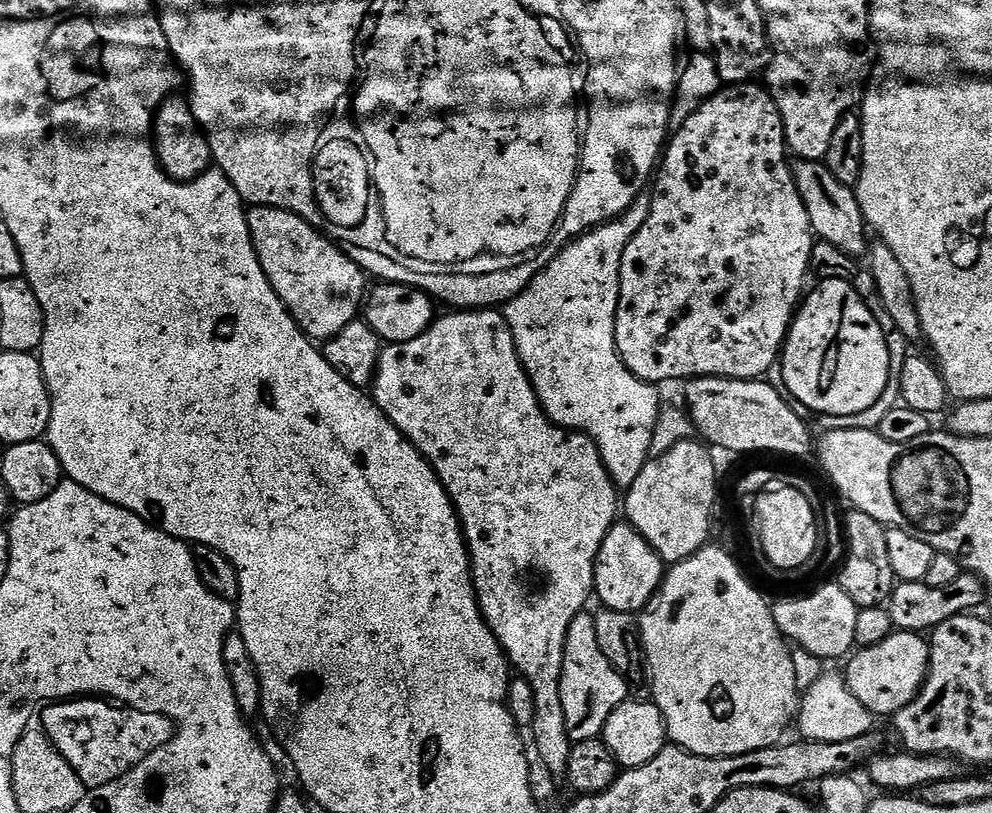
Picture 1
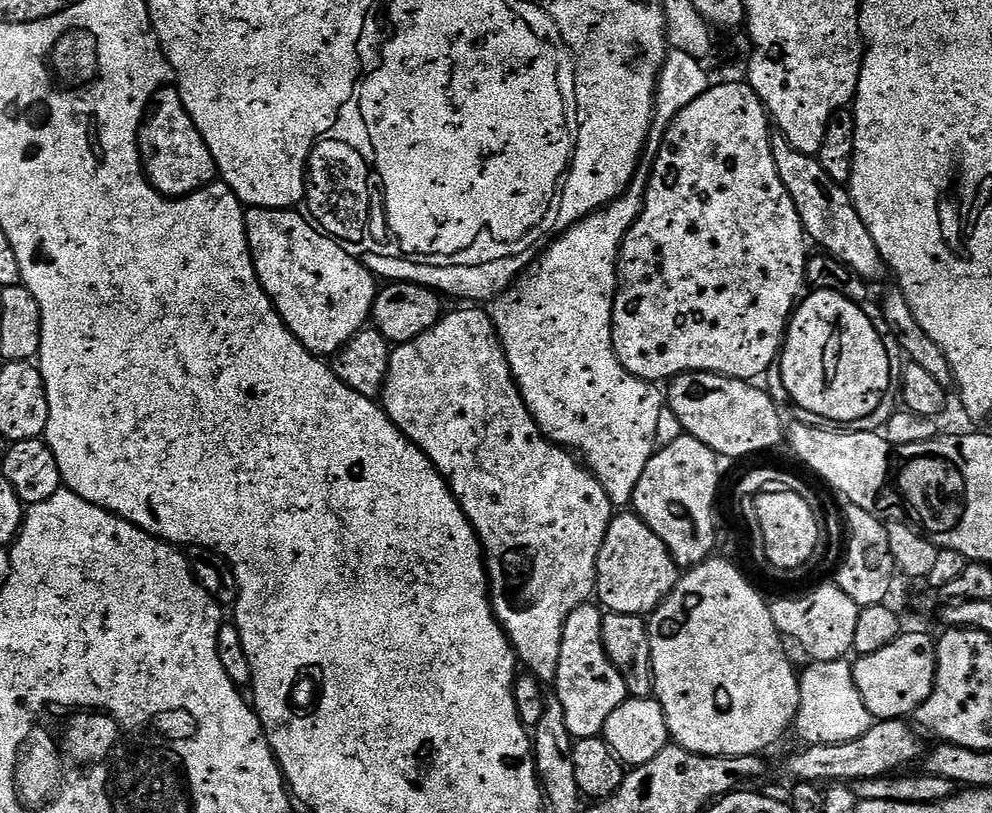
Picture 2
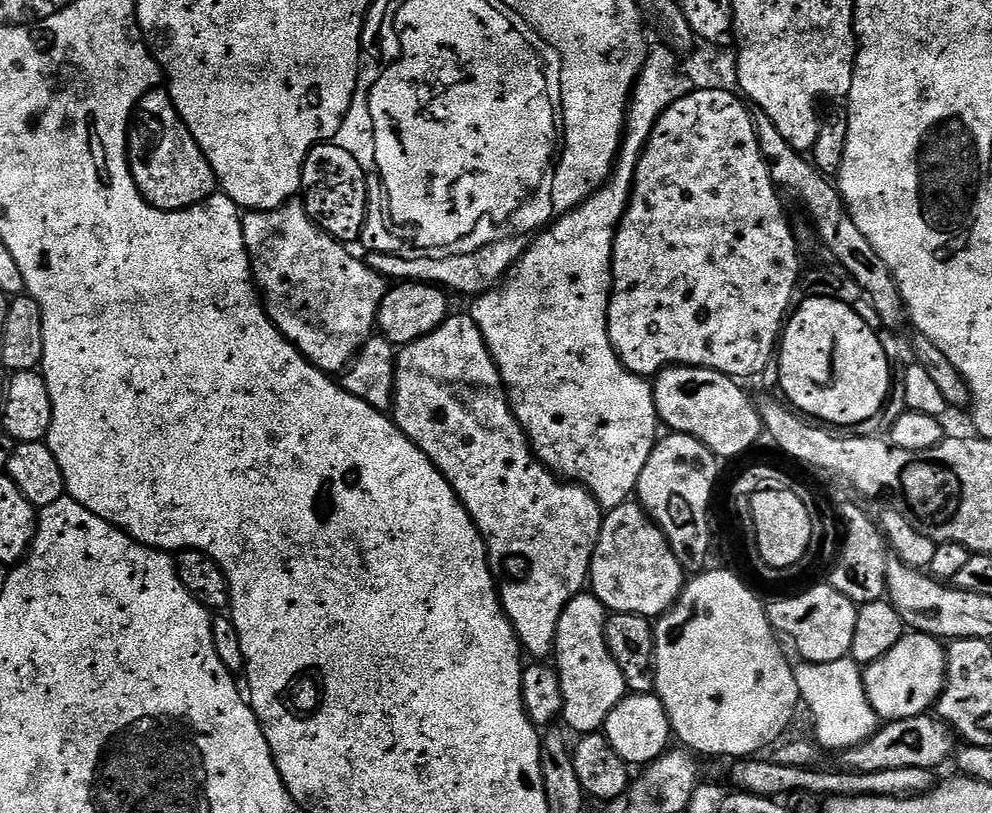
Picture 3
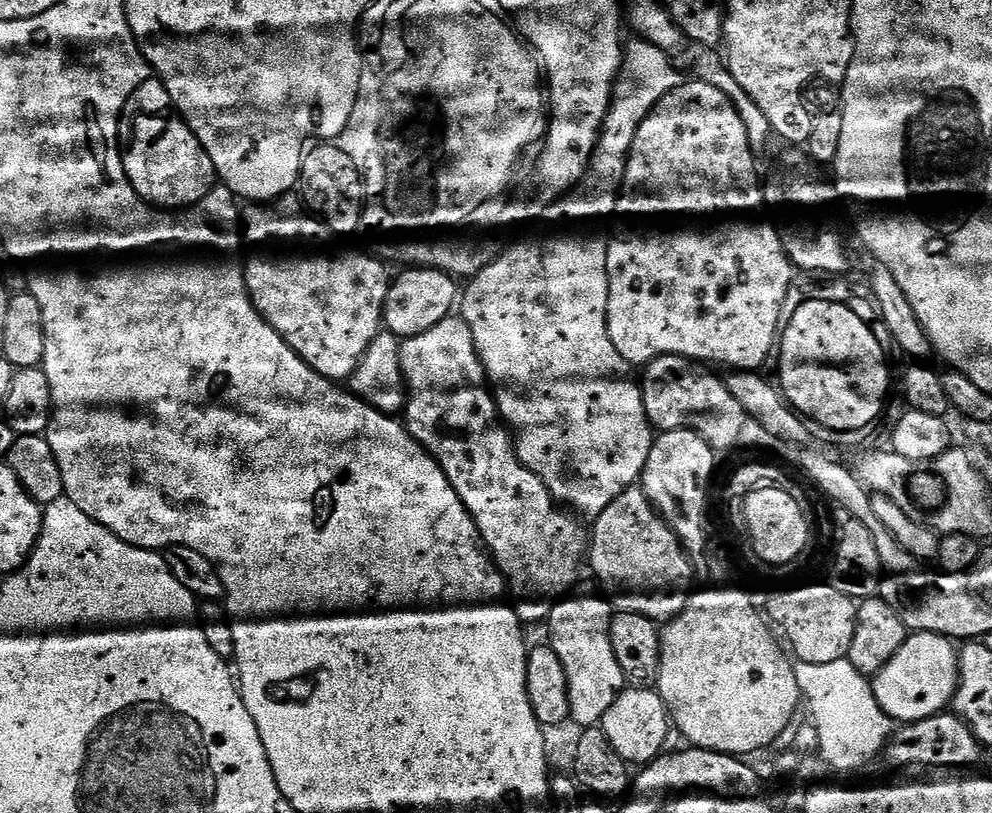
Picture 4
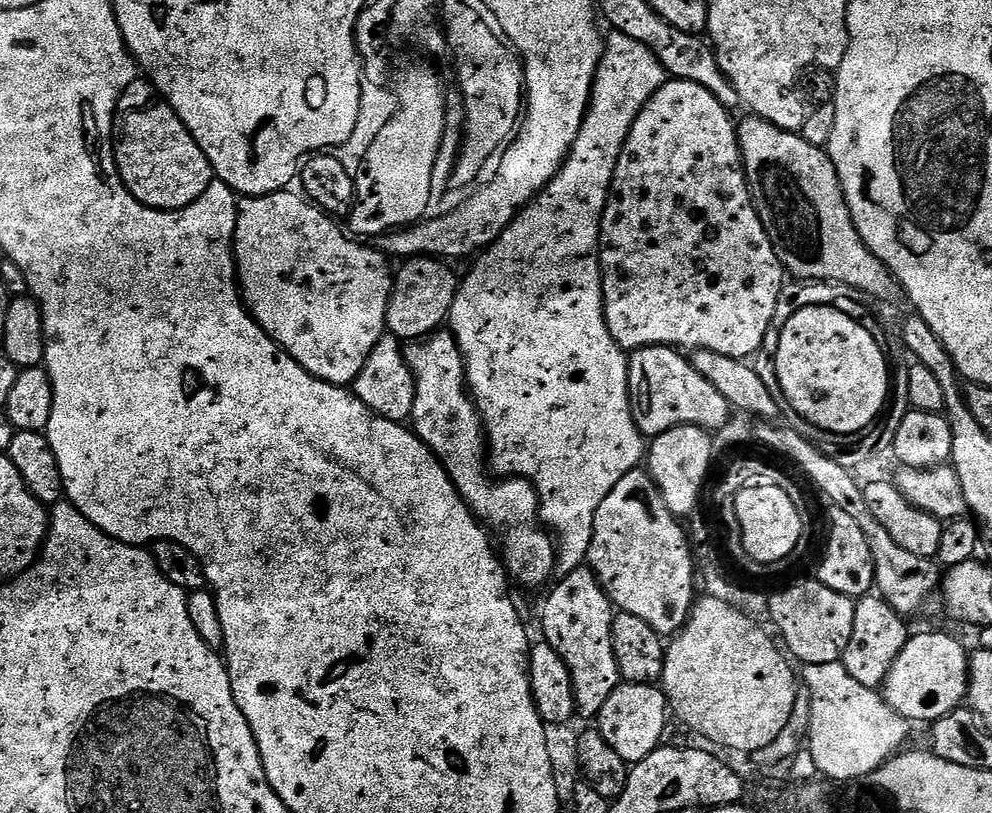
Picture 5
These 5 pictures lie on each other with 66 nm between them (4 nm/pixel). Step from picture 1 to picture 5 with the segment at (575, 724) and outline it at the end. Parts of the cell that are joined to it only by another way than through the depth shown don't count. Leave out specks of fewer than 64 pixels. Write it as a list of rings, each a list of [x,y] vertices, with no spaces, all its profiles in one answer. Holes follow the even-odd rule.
[[[581,566],[563,577],[564,581],[553,590],[544,604],[544,636],[543,639],[554,650],[558,650],[560,657],[568,664],[572,674],[574,690],[576,691],[576,711],[582,717],[599,717],[602,706],[606,706],[606,698],[614,694],[620,685],[620,671],[618,662],[614,658],[614,642],[612,641],[612,617],[614,605],[604,585],[596,577],[591,567]]]

